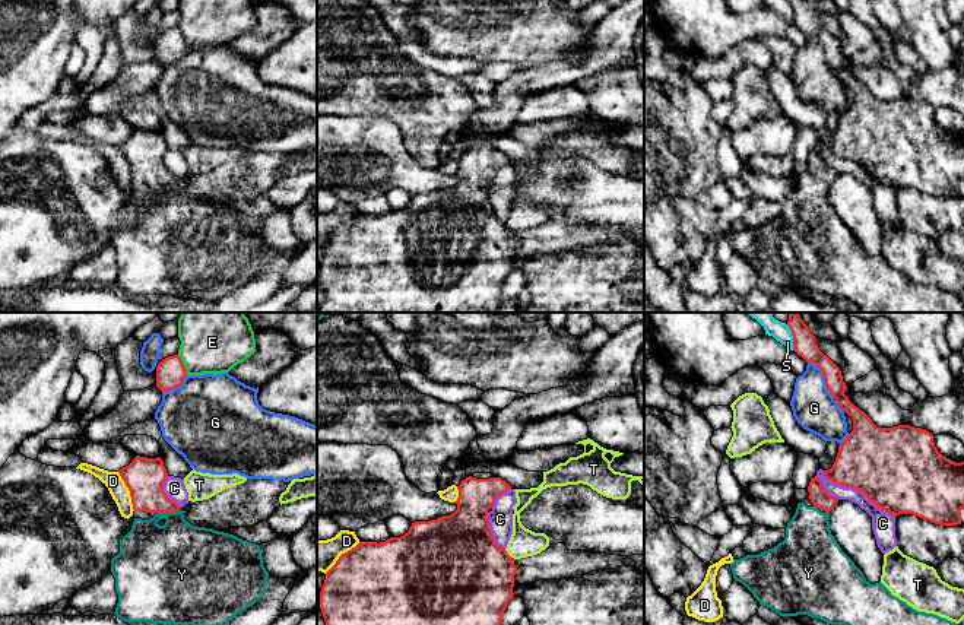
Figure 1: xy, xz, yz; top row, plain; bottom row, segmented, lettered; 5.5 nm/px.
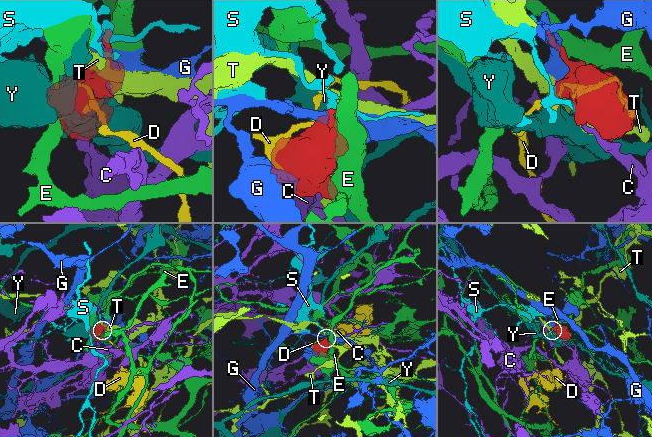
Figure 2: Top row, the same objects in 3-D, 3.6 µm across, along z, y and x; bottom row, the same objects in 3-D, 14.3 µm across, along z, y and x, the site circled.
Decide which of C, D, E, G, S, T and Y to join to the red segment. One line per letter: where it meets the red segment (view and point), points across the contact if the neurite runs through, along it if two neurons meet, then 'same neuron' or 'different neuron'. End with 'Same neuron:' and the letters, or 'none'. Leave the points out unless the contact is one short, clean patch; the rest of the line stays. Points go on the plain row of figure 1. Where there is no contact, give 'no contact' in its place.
C: contact yz (858, 162); different neuron
D: contact xy (129, 162); different neuron
E: contact xy (183, 38); different neuron
G: contact yz (824, 51); different neuron
S: contact yz (793, 12); border yz (787, 0), (793, 22); different neuron
T: contact xz (509, 228); different neuron
Y: contact xy (167, 184); way xy (145, 151), (146, 164), (167, 184), (176, 193), (177, 228); same neuron
Same neuron: Y

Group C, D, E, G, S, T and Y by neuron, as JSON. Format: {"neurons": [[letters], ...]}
{"neurons": [["C"], ["D"], ["E"], ["G"], ["S"], ["T"], ["Y"]]}

